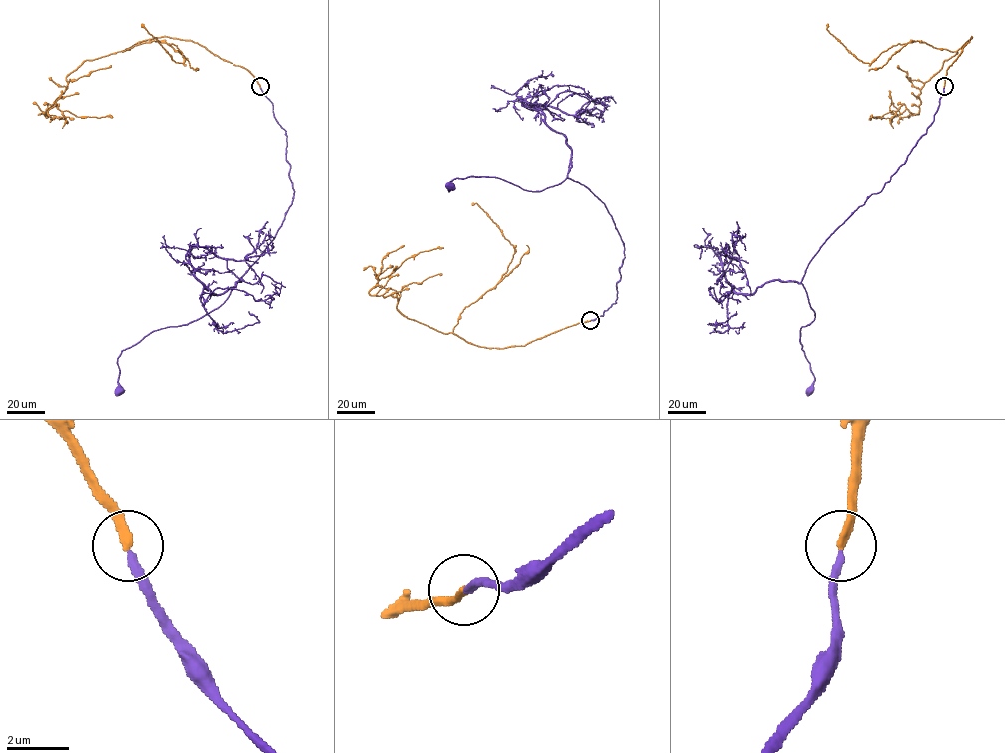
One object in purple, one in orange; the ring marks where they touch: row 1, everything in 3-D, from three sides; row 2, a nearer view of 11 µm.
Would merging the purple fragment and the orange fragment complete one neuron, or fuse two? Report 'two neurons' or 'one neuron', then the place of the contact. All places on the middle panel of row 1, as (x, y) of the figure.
two neurons; place (590, 320)

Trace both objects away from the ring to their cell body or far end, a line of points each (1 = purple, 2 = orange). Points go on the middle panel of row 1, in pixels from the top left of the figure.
1: (590, 320), (616, 303), (625, 257), (612, 216), (588, 188), (567, 177), (539, 191), (483, 176), (450, 186)
2: (590, 320), (523, 346), (479, 347), (408, 318), (397, 308), (396, 297), (369, 293), (408, 258), (443, 248)

